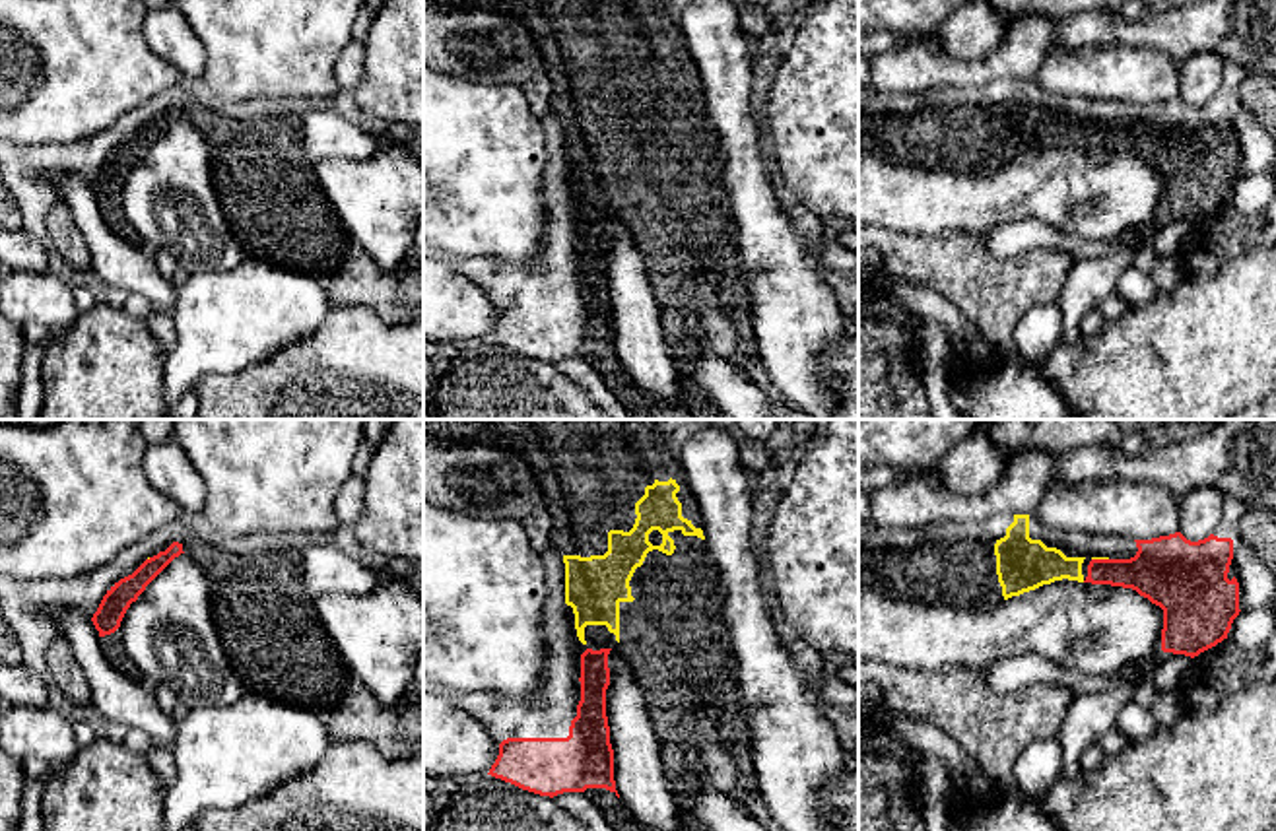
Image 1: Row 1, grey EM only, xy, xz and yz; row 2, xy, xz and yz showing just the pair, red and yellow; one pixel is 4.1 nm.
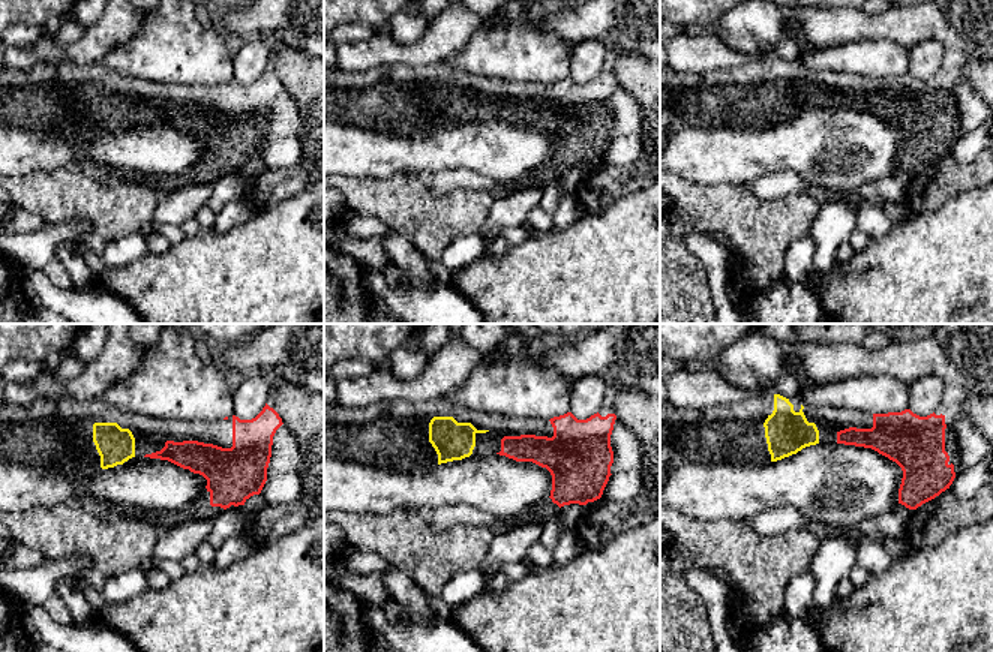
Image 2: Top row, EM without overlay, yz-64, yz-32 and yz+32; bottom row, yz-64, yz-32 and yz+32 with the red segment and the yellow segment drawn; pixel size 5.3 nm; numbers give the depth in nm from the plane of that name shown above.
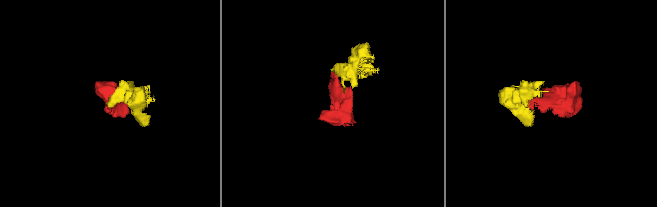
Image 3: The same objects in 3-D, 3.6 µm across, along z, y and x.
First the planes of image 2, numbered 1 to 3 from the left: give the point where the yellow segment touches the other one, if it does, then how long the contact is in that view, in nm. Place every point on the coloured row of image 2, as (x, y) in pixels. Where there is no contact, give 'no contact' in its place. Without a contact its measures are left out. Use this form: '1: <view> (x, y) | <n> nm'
1: no contact
2: no contact
3: no contact

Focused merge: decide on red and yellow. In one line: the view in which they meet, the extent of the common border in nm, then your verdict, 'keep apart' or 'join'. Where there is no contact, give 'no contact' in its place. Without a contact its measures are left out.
meets red in yz; contact 70 nm long; join

